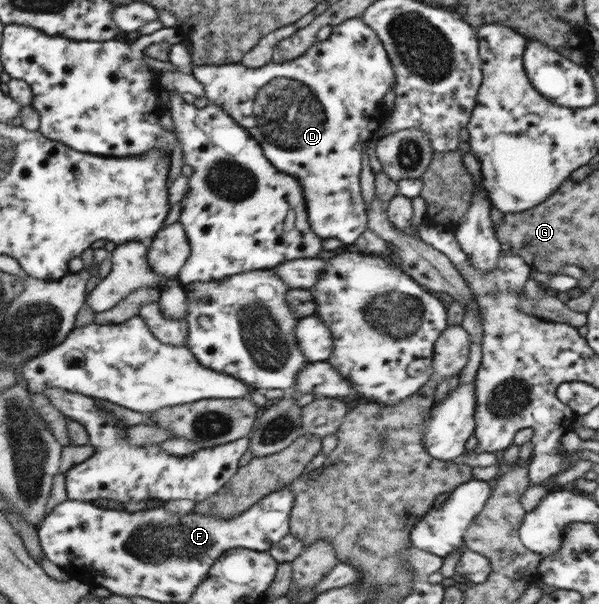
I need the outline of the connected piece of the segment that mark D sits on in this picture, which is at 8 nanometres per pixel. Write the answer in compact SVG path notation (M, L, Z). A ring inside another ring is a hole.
M361 17L346 19L342 24L333 26L331 35L325 40L317 40L302 56L288 62L269 62L260 68L248 68L240 62L230 65L202 65L192 66L194 78L205 90L205 96L208 97L210 104L221 106L242 128L246 129L250 136L262 147L263 154L272 165L278 168L278 171L286 172L294 176L302 188L304 188L304 201L306 201L306 210L308 212L308 223L311 230L318 237L338 238L343 244L352 244L358 240L367 230L367 212L360 187L360 173L362 172L362 150L368 140L375 138L375 133L380 128L386 118L387 110L382 103L386 92L395 86L396 75L392 68L392 63L388 58L388 53L383 47L378 35L372 30Z

